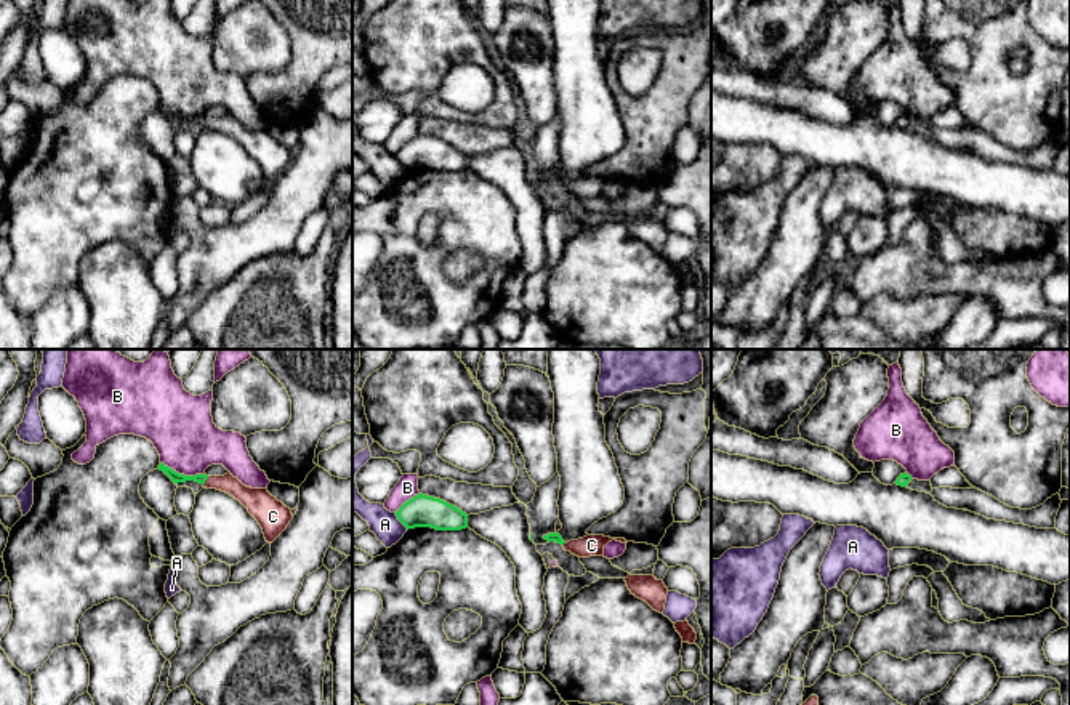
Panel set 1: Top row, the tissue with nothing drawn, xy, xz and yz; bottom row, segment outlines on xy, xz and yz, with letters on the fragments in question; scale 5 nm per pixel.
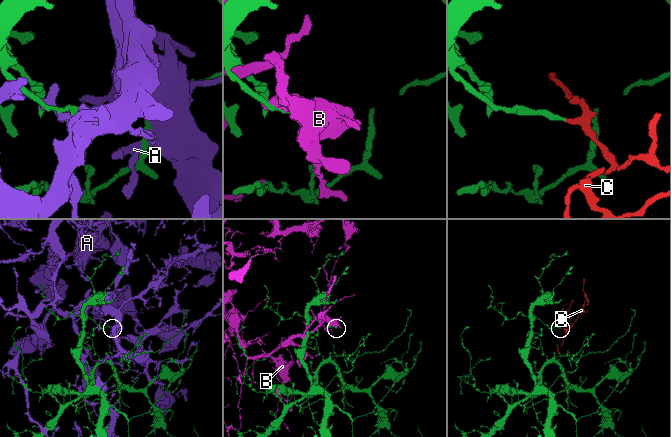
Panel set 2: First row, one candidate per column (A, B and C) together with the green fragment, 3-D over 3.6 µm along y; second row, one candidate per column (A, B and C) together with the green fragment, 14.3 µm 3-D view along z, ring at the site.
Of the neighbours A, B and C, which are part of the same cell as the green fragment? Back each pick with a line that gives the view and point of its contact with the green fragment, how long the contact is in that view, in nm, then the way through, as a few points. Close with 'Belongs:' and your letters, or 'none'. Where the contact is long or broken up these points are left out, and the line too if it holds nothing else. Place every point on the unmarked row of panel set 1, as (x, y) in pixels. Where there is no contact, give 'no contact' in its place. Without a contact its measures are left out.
C: meets green in xy at (205, 120); contact 50 nm long; runs through xy (175, 117), (205, 120), (228, 124), (250, 140)
Belongs: C

